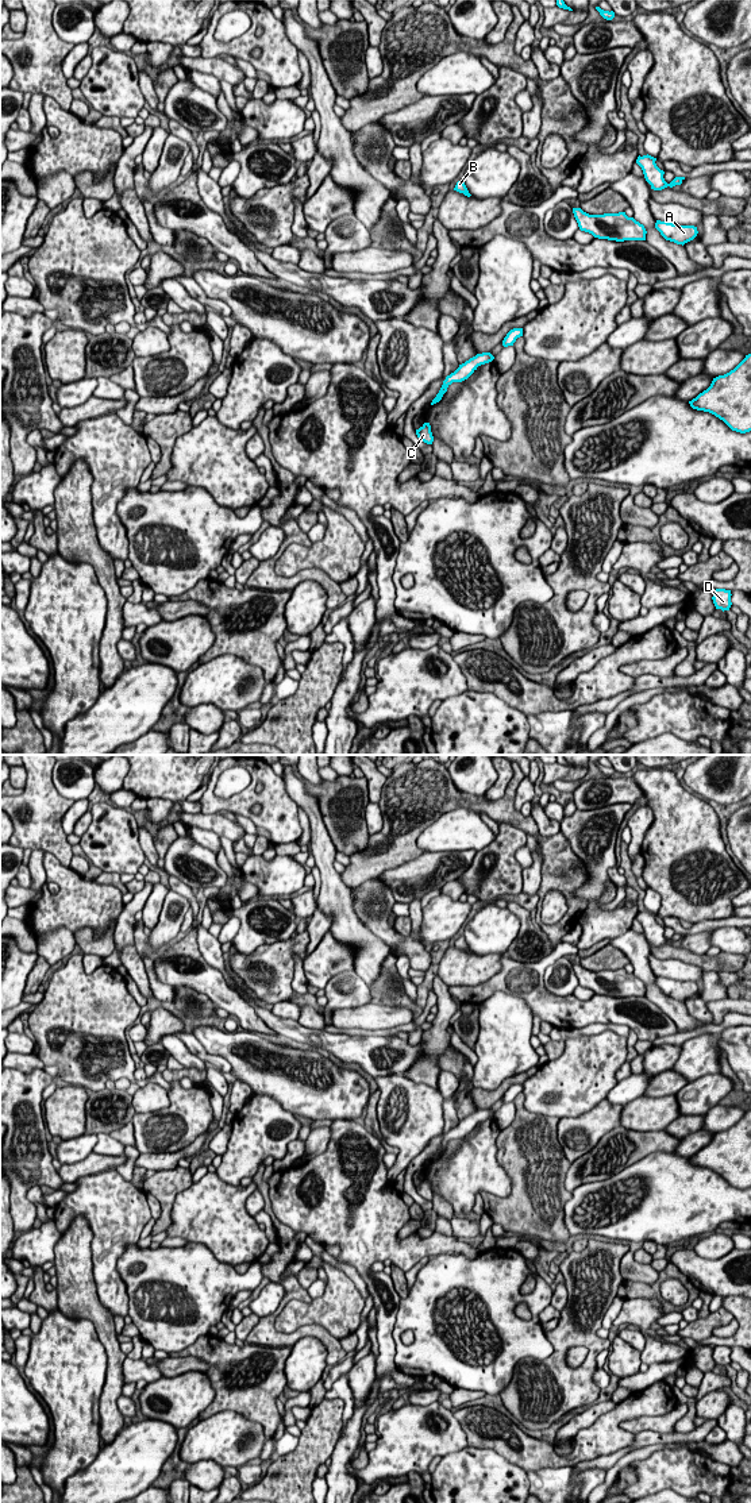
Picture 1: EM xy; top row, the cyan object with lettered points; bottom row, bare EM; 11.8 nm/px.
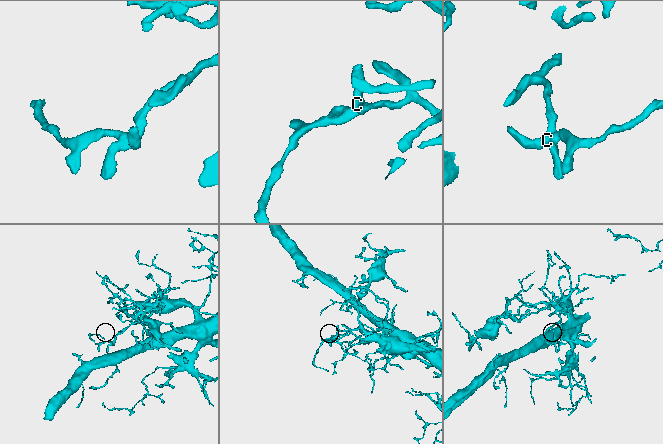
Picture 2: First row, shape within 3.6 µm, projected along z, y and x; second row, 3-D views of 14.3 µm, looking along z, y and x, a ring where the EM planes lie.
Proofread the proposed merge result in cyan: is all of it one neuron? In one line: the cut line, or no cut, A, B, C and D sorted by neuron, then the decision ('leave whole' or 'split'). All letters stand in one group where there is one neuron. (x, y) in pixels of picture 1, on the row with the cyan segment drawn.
cut none; groups A B C D; leave whole

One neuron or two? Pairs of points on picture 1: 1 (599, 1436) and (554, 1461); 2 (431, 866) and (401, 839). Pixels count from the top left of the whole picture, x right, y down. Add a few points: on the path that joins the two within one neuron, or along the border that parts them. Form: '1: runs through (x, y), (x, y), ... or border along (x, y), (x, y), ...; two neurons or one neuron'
1: runs through (588, 1445), (577, 1456), (565, 1461); one neuron
2: border along (424, 851), (391, 870); two neurons

